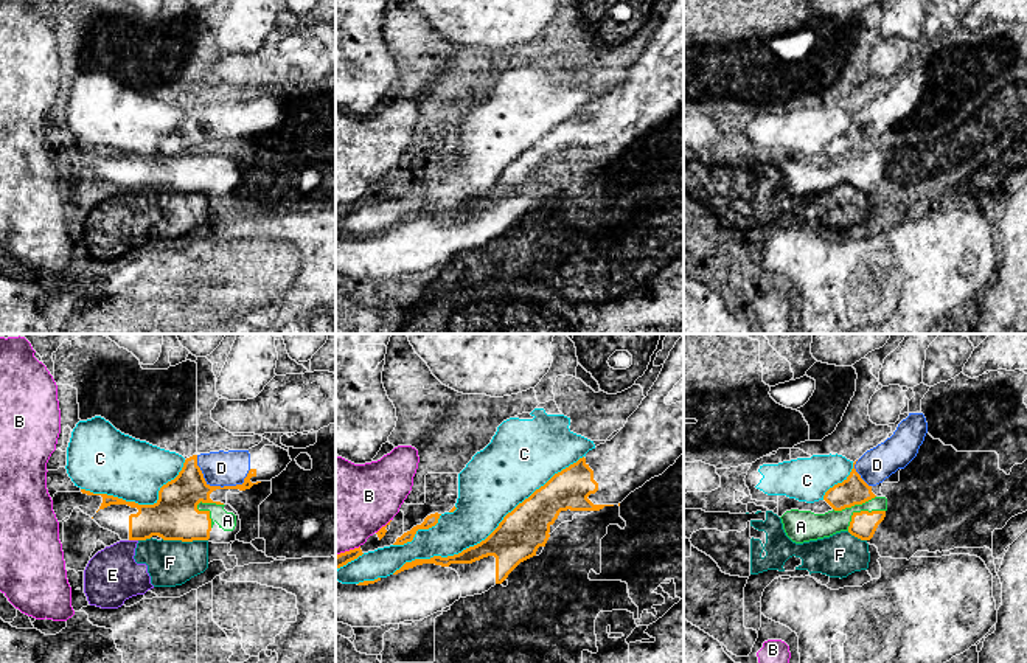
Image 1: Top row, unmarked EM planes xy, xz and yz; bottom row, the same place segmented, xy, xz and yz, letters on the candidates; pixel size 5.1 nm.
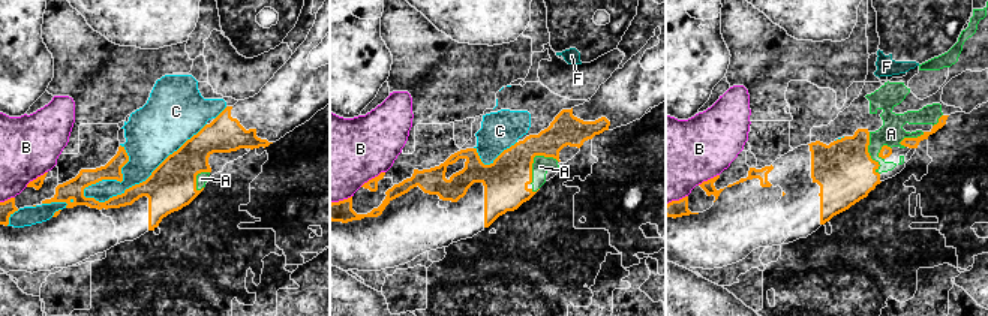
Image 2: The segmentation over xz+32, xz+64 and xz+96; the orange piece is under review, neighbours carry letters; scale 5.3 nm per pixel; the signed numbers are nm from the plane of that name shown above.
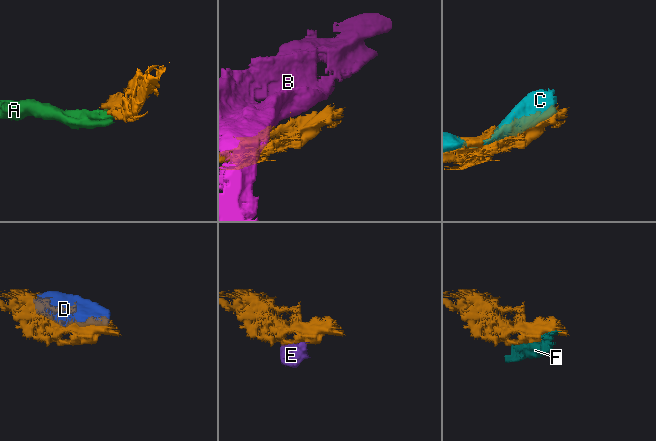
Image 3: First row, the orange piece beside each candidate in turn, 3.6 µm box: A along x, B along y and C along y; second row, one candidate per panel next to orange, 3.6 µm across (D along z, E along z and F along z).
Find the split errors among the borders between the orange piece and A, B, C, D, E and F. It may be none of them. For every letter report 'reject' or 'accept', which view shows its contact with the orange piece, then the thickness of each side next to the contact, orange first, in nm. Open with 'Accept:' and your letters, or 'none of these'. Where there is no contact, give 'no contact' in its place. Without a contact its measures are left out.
Accept: A
A: accept | xy | 240/100 nm
B: reject | xz | 70/480 nm
C: reject | xz | 240/320 nm
D: reject | xy | 220/180 nm
E: reject | xy | 240/280 nm
F: reject | xy | 240/240 nm

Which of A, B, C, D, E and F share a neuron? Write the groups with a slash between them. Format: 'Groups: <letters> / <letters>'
Groups: A / B / C / D / E F

